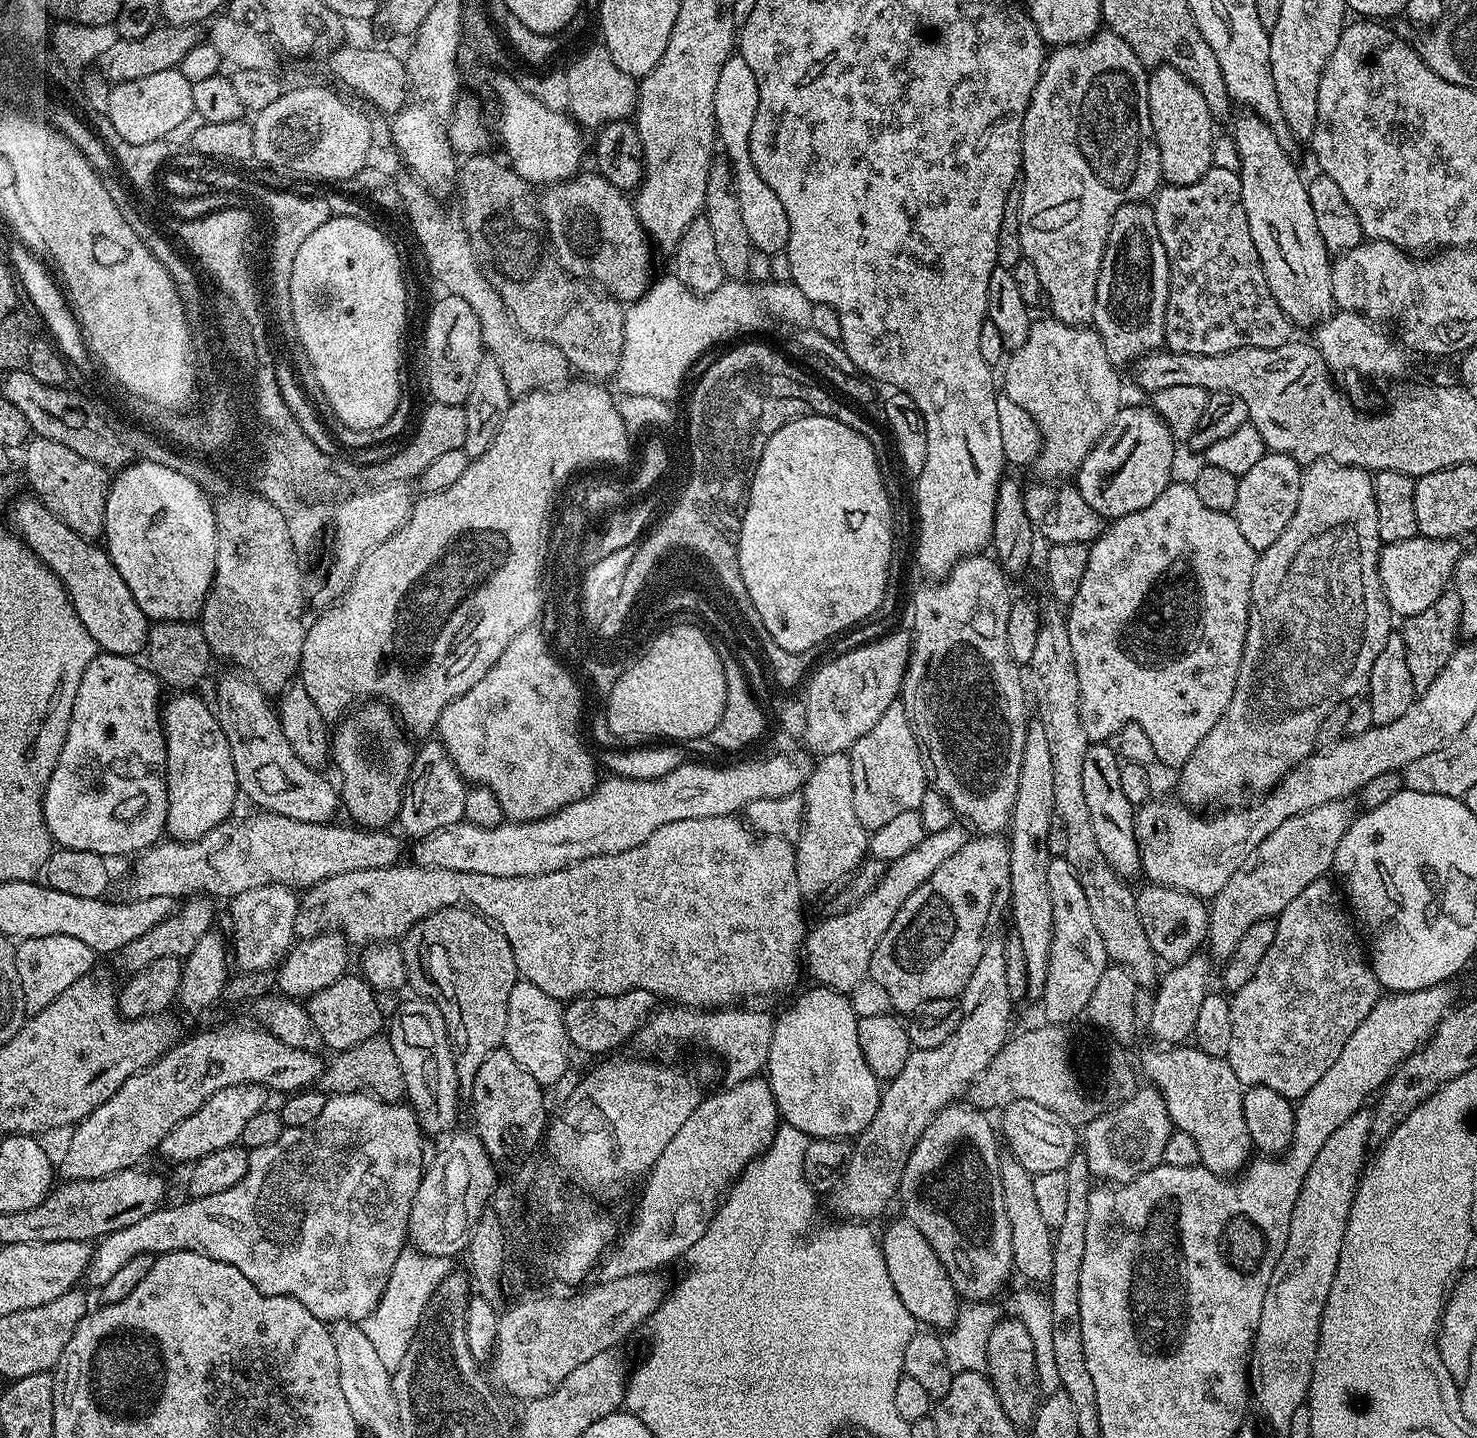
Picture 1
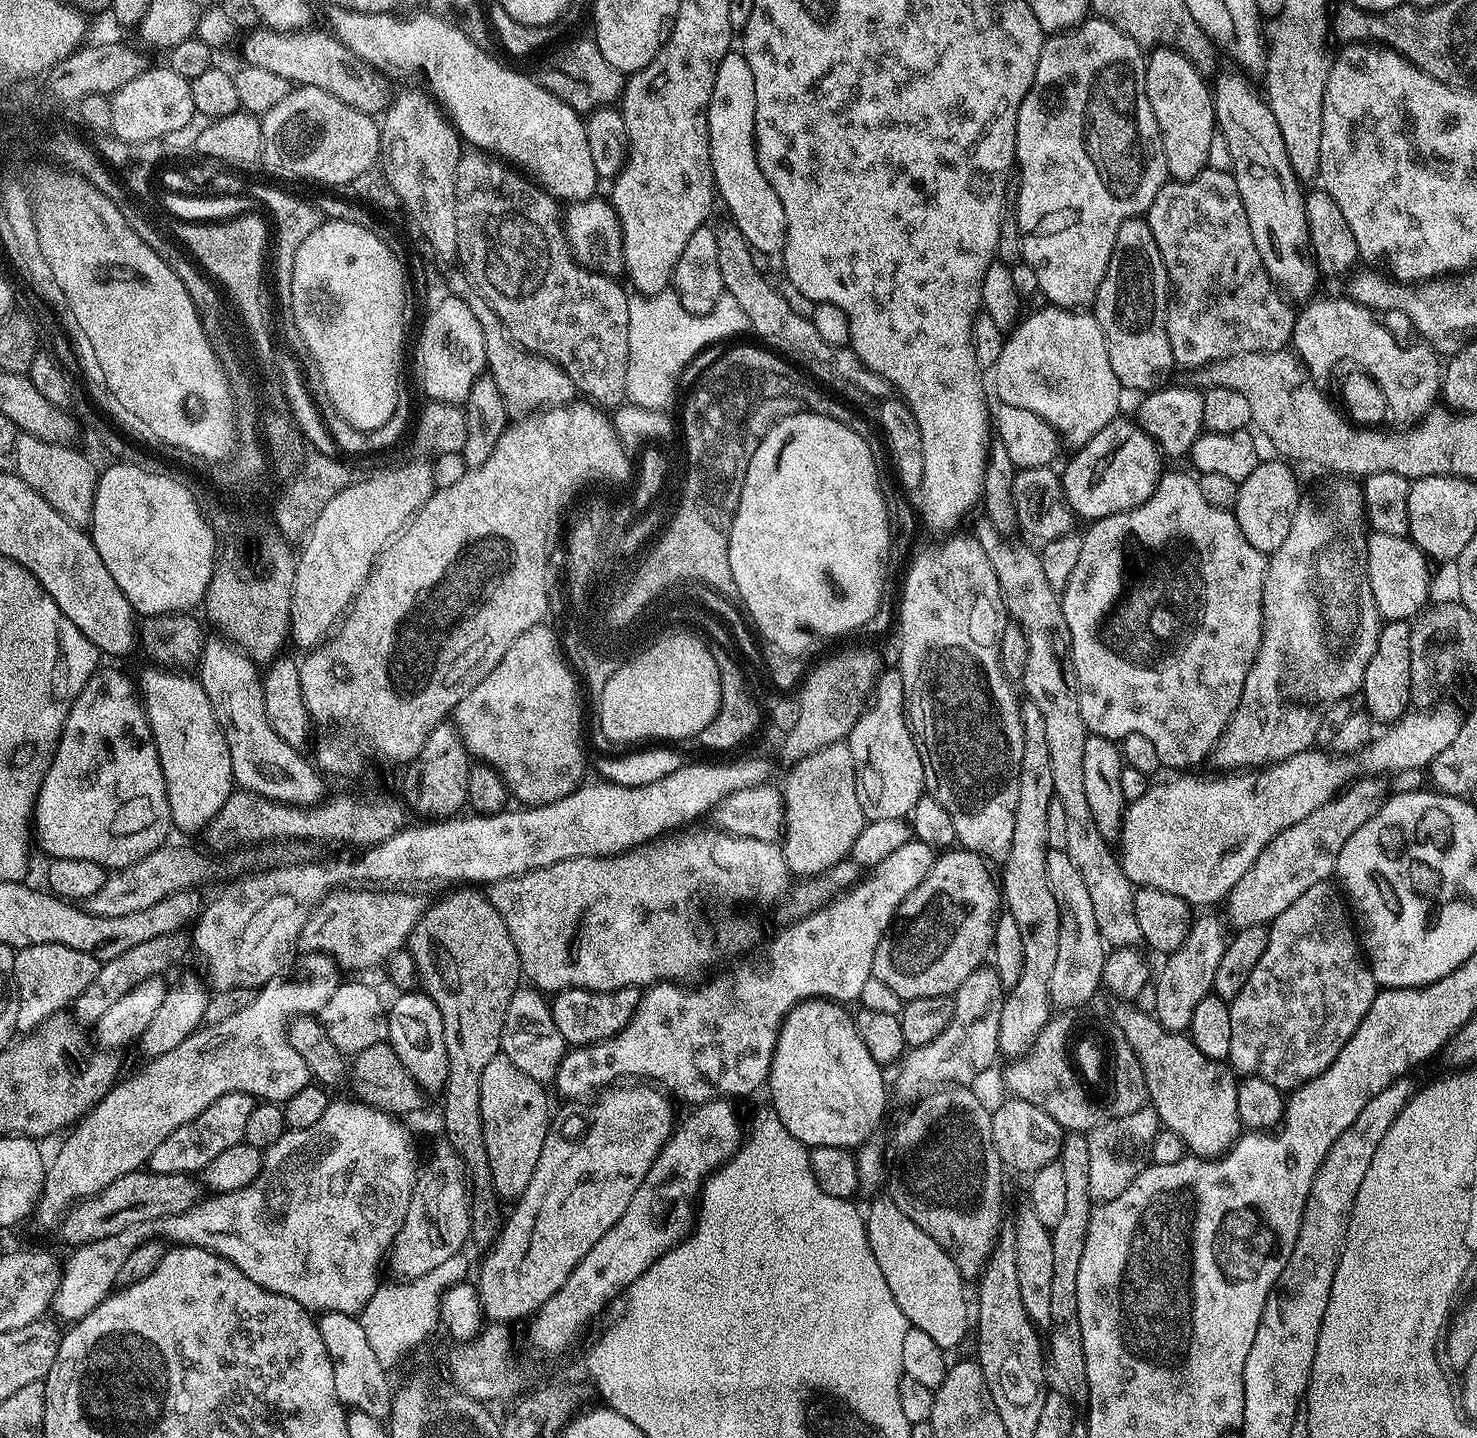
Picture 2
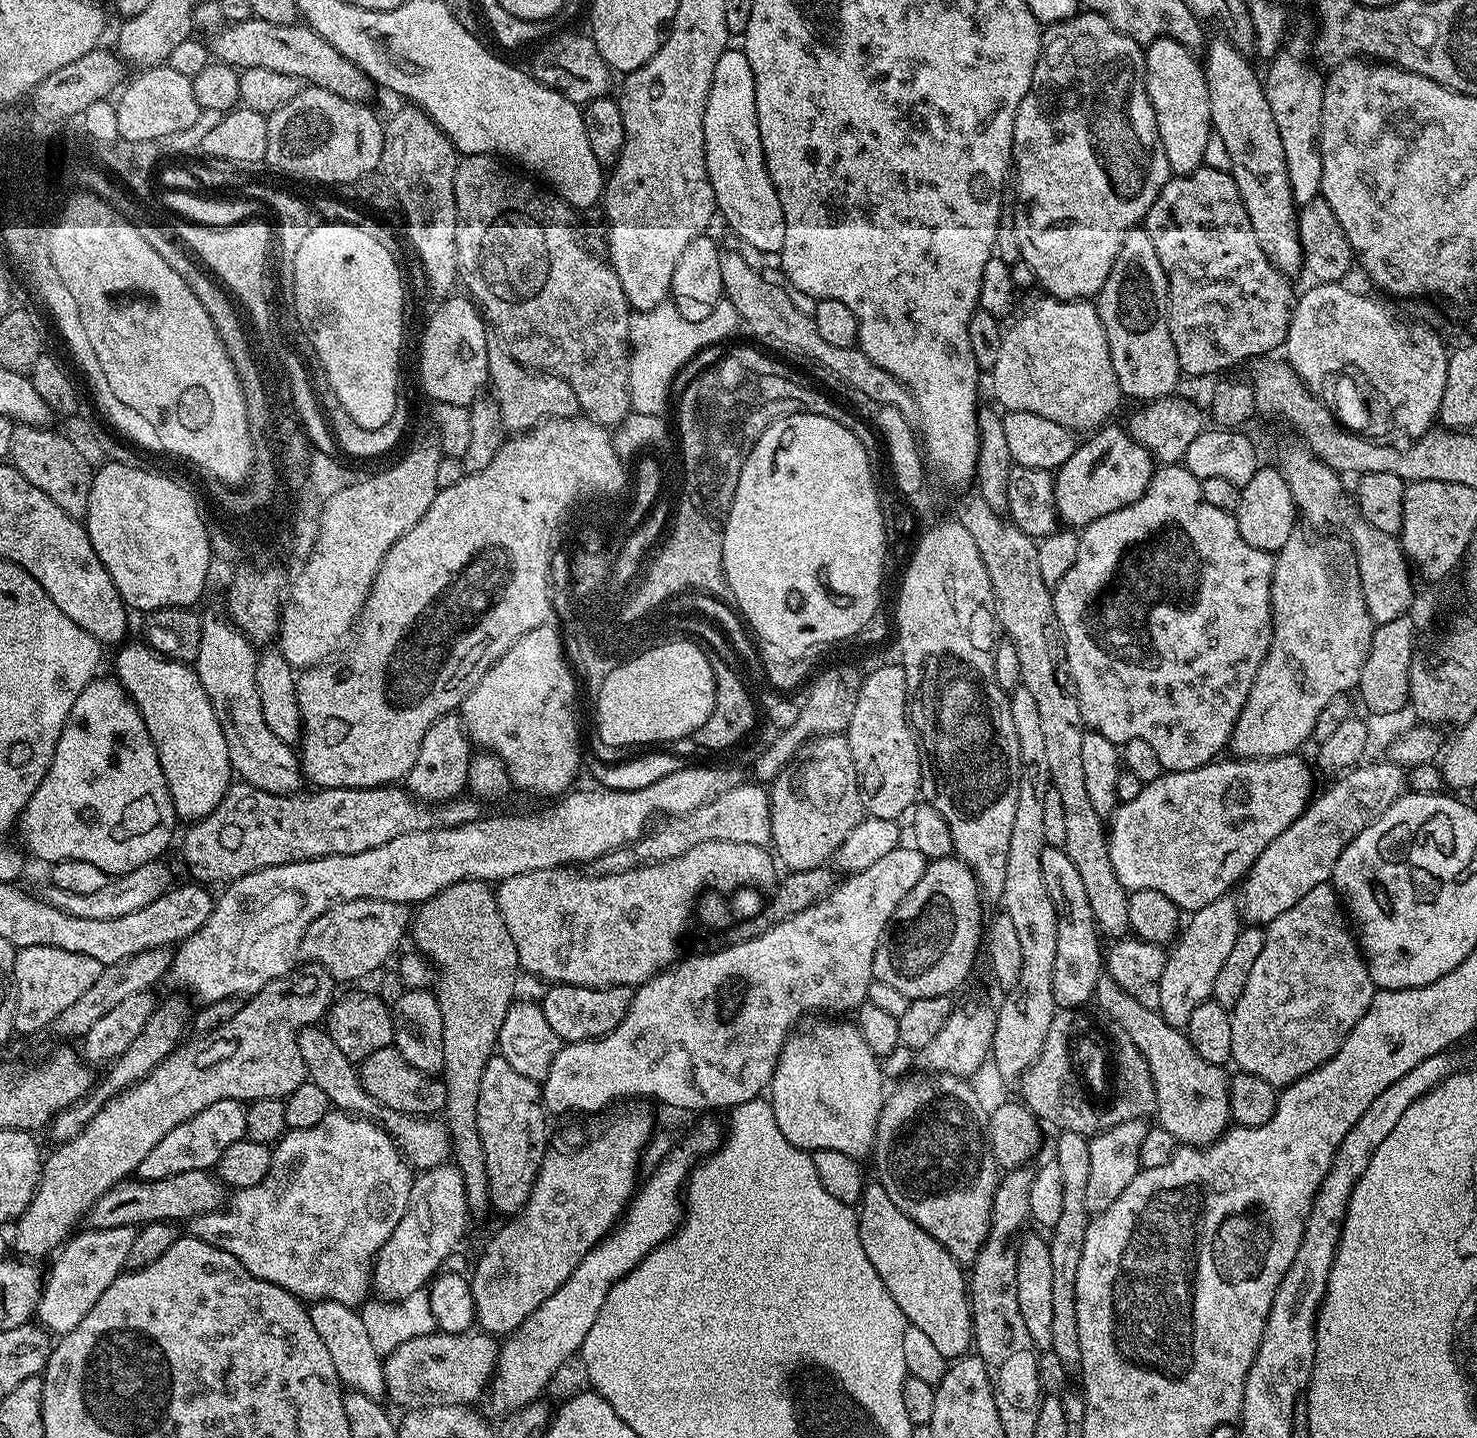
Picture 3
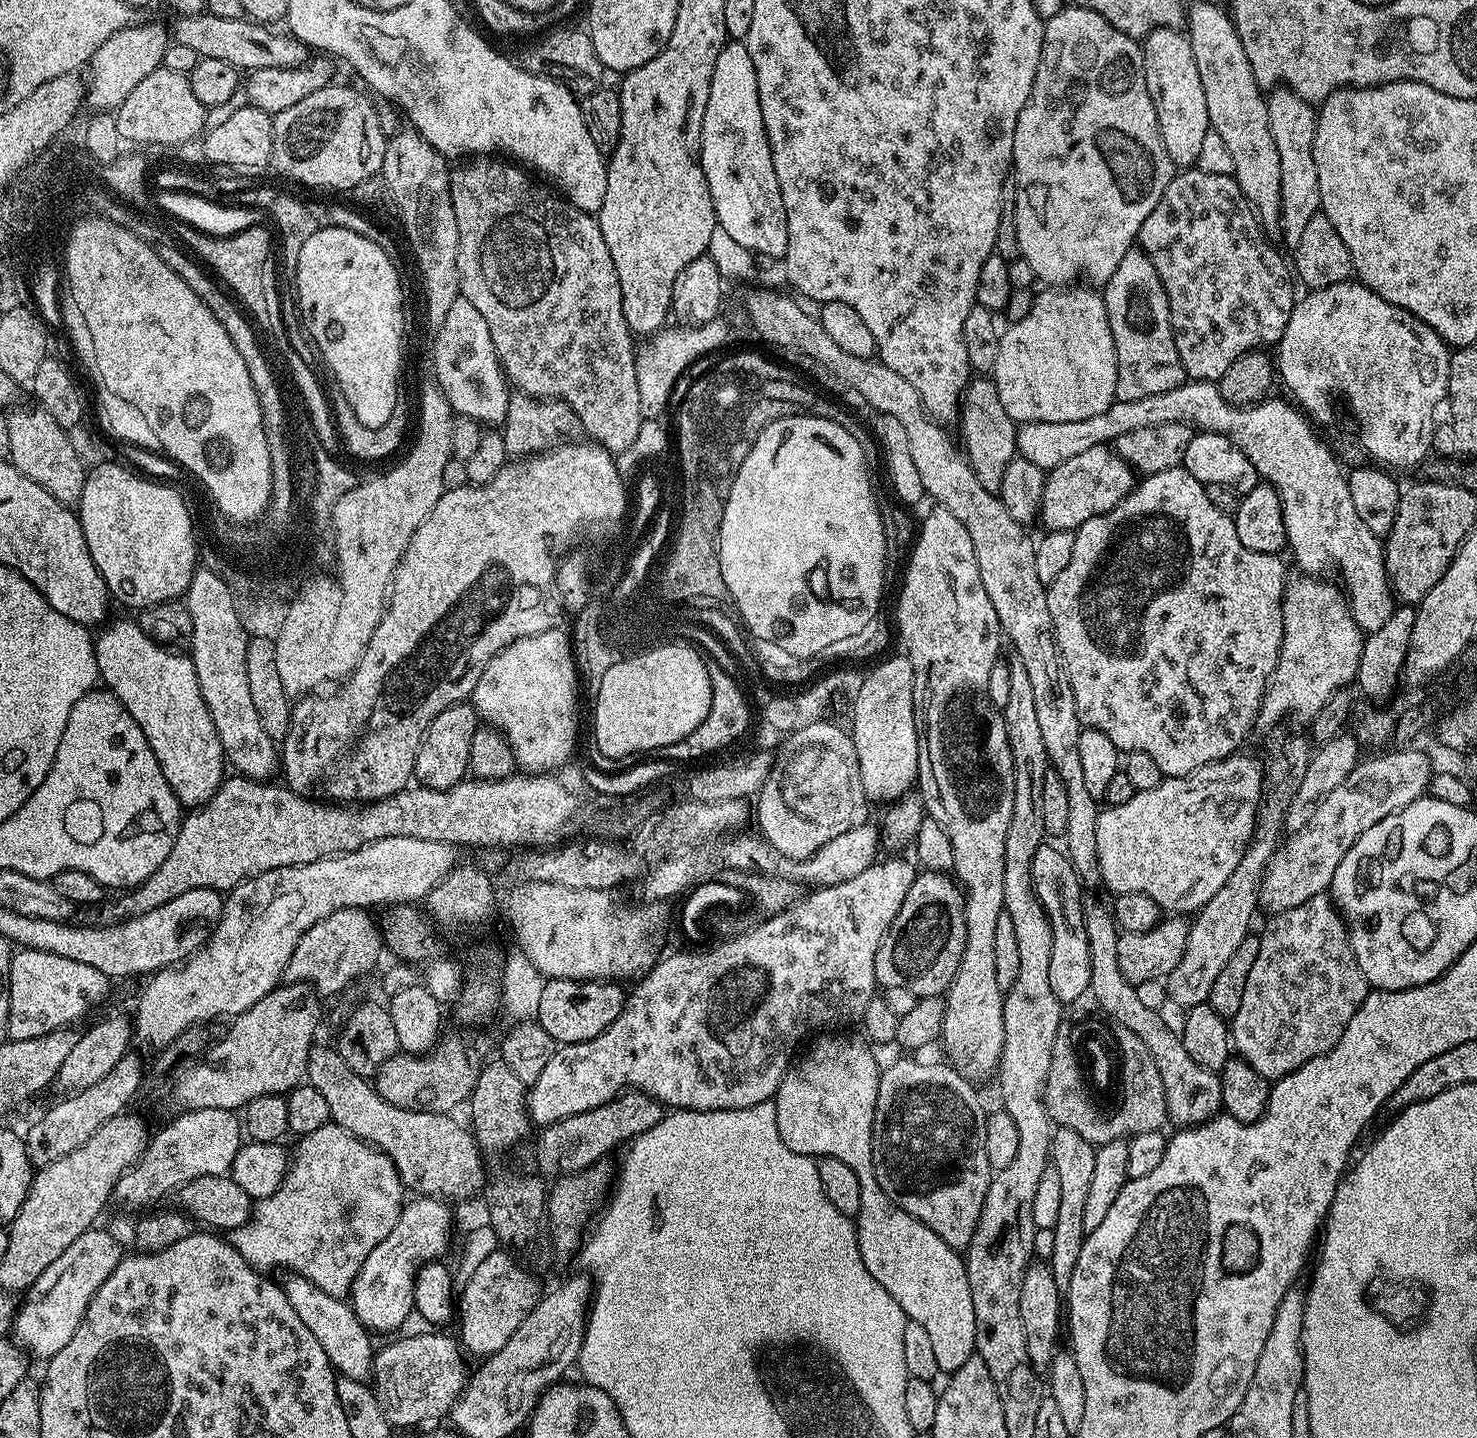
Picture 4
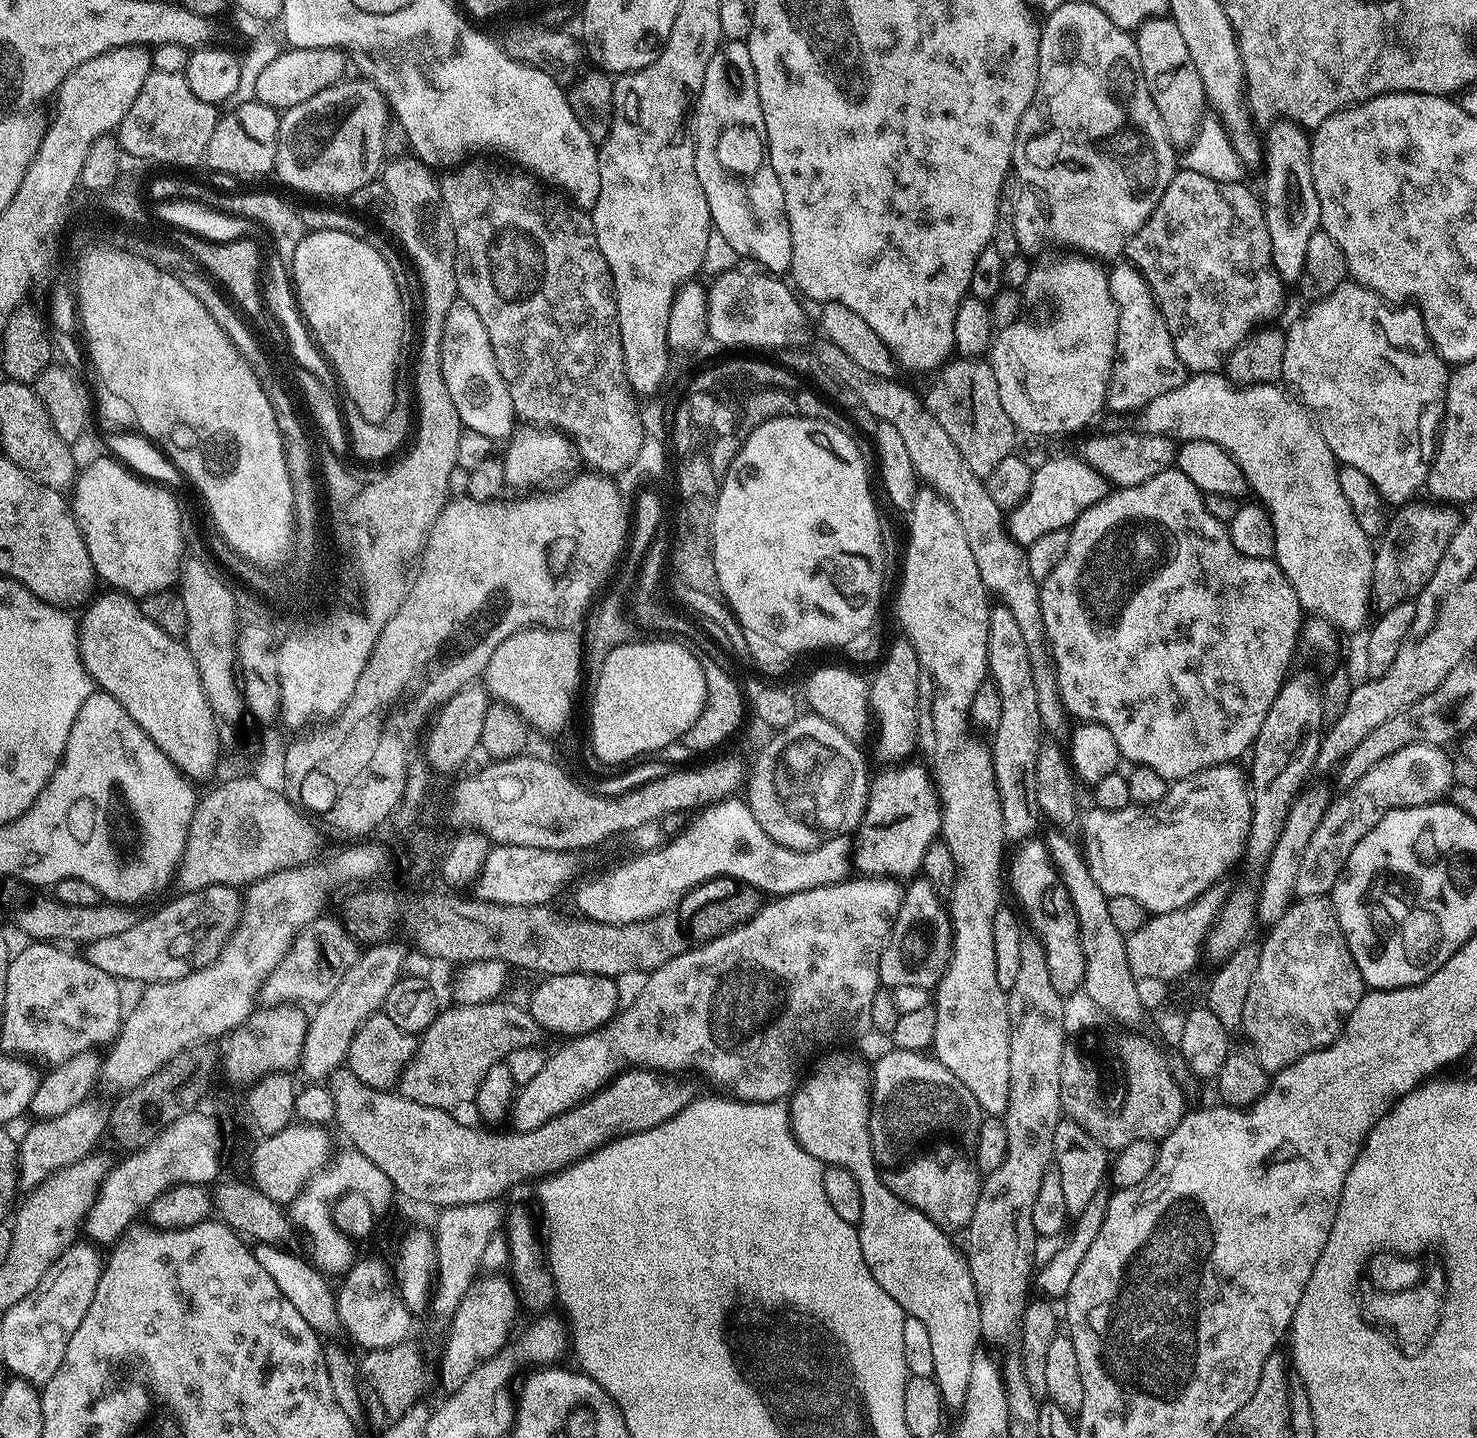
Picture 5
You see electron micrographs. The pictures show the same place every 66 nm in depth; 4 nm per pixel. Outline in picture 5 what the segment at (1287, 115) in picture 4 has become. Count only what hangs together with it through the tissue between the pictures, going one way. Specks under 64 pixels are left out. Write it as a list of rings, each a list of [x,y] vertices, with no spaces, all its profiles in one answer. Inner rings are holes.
[[[1276,118],[1271,124],[1272,129],[1268,136],[1266,132],[1266,139],[1263,141],[1264,217],[1270,230],[1270,250],[1274,266],[1283,280],[1296,282],[1304,274],[1306,245],[1320,228],[1318,190],[1314,190],[1314,174],[1310,170],[1312,142],[1309,133],[1295,120]]]

